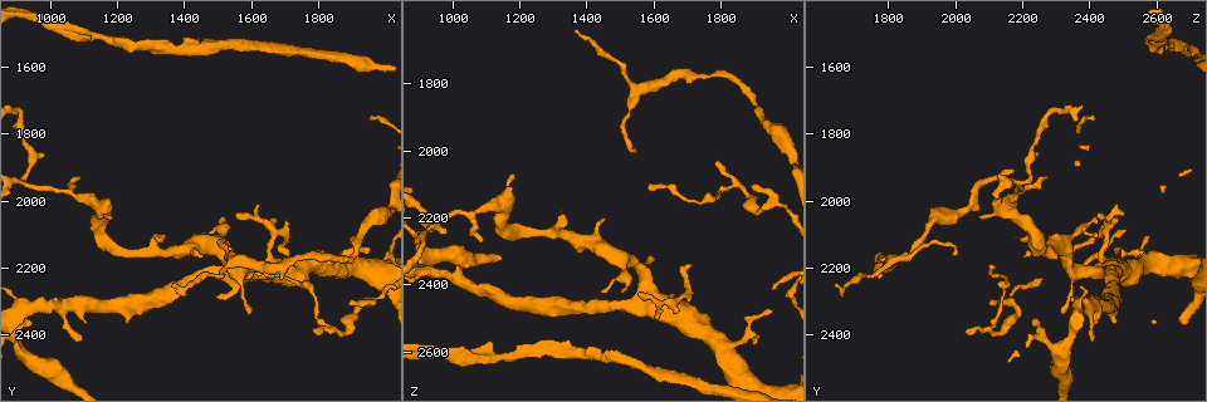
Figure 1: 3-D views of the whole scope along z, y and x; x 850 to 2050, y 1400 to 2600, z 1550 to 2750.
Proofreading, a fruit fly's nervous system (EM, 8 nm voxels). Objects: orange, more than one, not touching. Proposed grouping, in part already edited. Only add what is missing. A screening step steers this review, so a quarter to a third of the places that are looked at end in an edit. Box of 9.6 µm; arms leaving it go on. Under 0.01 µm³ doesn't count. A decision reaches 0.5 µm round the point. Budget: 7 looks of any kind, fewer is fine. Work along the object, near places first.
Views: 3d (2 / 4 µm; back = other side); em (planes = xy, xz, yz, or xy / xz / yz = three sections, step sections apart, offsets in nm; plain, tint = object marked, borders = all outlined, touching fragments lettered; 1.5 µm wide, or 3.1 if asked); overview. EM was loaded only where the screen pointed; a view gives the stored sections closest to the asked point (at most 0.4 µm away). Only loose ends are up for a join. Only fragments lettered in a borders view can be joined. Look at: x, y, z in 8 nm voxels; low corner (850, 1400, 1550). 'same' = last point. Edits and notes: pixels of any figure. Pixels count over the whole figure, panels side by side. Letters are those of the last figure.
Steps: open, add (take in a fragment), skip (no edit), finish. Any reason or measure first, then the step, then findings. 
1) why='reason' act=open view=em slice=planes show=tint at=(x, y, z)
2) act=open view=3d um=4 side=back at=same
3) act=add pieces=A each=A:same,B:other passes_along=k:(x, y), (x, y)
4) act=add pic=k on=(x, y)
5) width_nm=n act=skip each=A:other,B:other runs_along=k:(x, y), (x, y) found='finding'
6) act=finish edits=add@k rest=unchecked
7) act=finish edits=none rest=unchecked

why='an open end' act=open view=em slice=planes show=borders at=(1780, 2390, 2030)

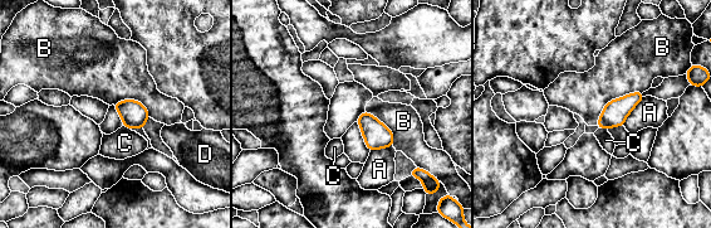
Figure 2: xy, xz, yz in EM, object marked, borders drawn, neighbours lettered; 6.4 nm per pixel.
longest_contact=B:380nm act=skip each=A:other,B:other,C:other,D:other border=2:(642, 91), (612, 98), (596, 125) found='none of them fits'

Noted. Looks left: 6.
why='free end' act=open view=em slice=xz step=4 show=tint at=(940, 2370, 2240)

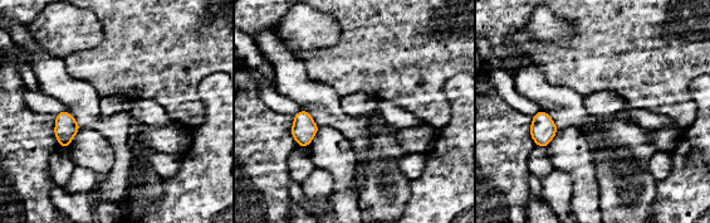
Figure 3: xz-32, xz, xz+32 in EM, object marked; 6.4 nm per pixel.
why='another direction' act=open view=em slice=planes show=borders at=same

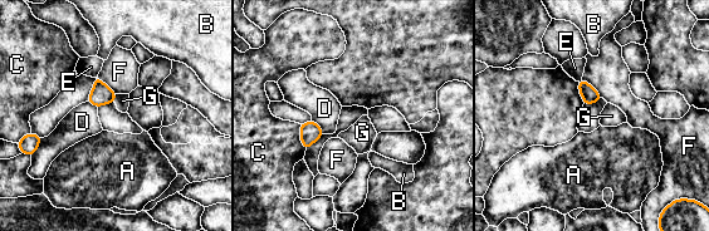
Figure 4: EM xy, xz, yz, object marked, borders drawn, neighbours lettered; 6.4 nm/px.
act=skip each=A:other,B:other,C:other,D:other,E:other,F:other,G:other border=4:(116, 94), (113, 102) found='no lettered fragment goes on from it'

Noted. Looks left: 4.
act=open view=em slice=xz step=4 show=tint at=(1900, 2110, 2580)

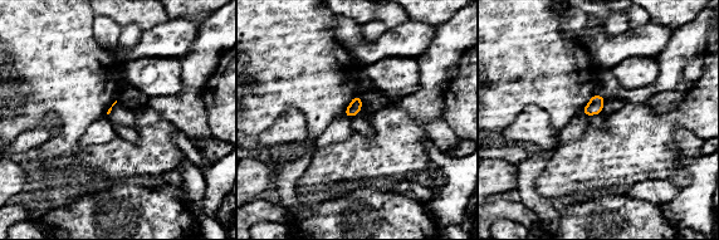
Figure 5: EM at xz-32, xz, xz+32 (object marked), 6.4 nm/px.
why='another direction' act=open view=em slice=planes show=borders at=same

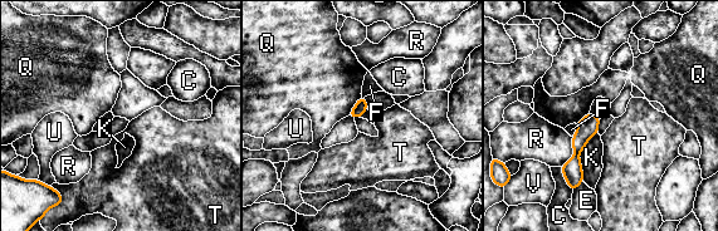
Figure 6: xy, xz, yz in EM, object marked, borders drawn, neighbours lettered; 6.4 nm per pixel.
width_nm=80 act=skip each=C:other,E:other,F:other,K:other,Q:other,R:other,T:other,U:other,V:other border=6:(361, 96), (348, 114) found='no lettered fragment goes on from it'

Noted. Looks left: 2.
act=finish edits=none rest=unchecked

